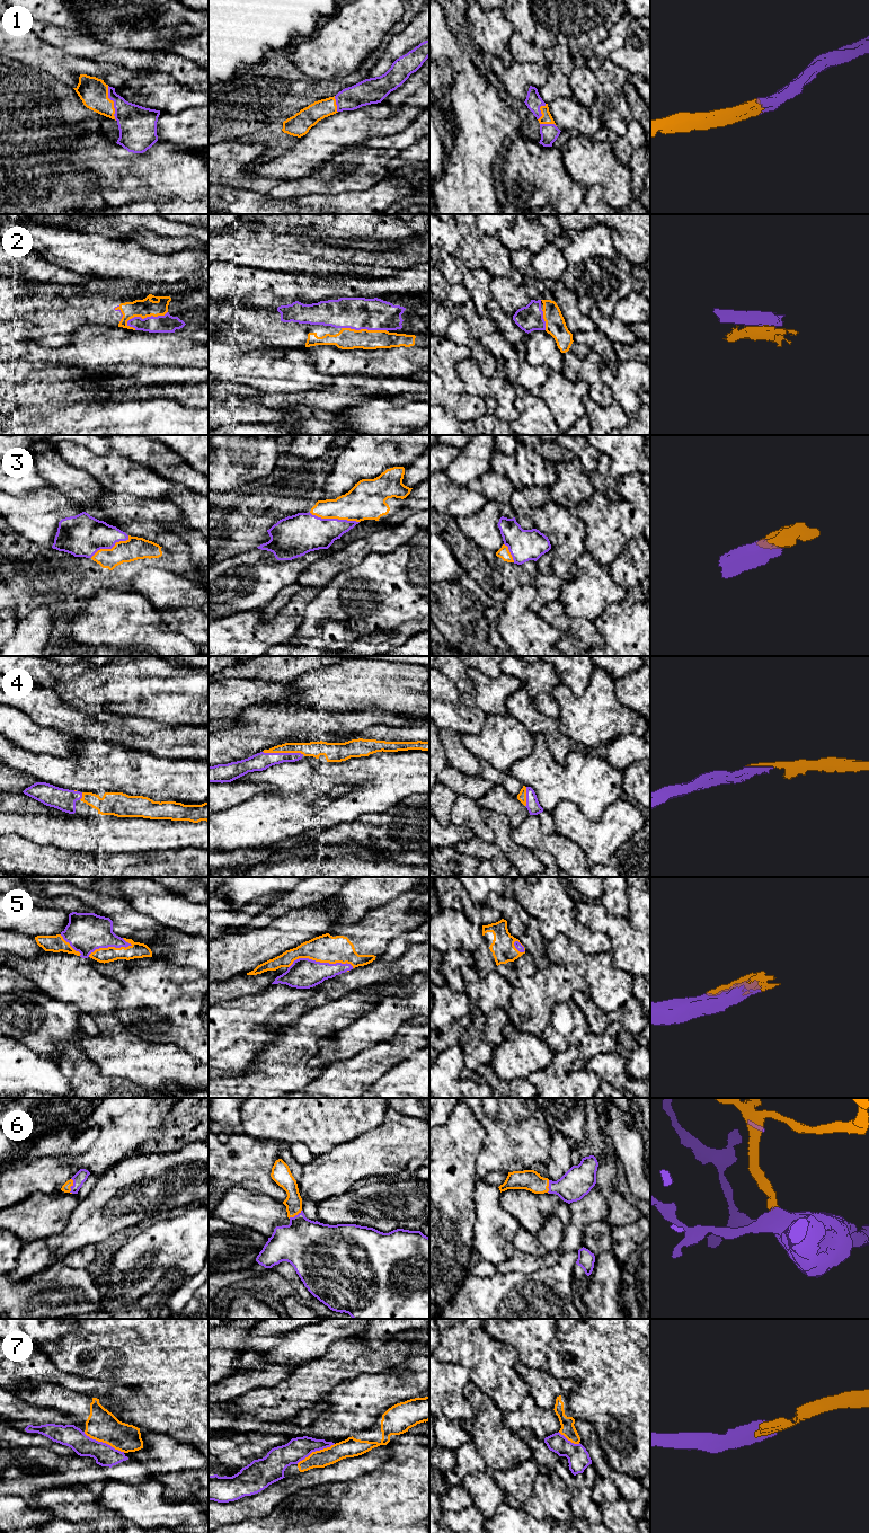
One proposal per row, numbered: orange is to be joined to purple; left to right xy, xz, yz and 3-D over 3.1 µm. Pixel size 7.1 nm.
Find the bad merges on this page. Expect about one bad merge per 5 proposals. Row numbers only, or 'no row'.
7

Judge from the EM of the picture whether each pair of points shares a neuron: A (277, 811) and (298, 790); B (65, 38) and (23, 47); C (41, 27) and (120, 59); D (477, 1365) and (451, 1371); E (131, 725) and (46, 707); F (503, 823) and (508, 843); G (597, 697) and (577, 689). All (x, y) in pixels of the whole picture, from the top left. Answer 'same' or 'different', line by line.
A: same
B: different
C: same
D: different
E: same
F: same
G: different

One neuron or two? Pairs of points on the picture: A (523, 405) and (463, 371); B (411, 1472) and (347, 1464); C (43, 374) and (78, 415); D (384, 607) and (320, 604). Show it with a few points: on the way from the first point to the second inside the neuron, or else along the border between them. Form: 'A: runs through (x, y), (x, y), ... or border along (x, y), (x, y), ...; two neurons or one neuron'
A: border along (513, 384), (514, 406), (519, 416), (510, 423); two neurons
B: border along (388, 1446), (389, 1458), (387, 1460), (351, 1480); two neurons
C: border along (94, 404), (67, 402), (42, 409); two neurons
D: runs through (369, 609), (339, 608), (336, 604); one neuron

